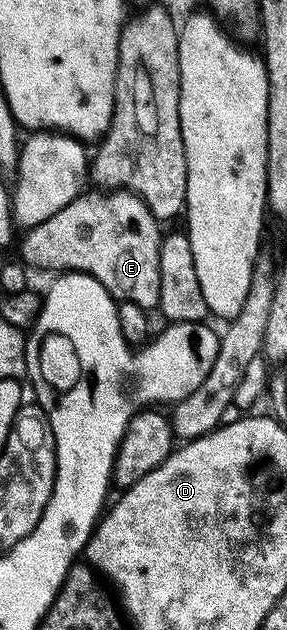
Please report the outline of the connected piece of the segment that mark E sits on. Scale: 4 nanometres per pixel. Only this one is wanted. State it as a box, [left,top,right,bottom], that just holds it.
[19,190,162,310]

